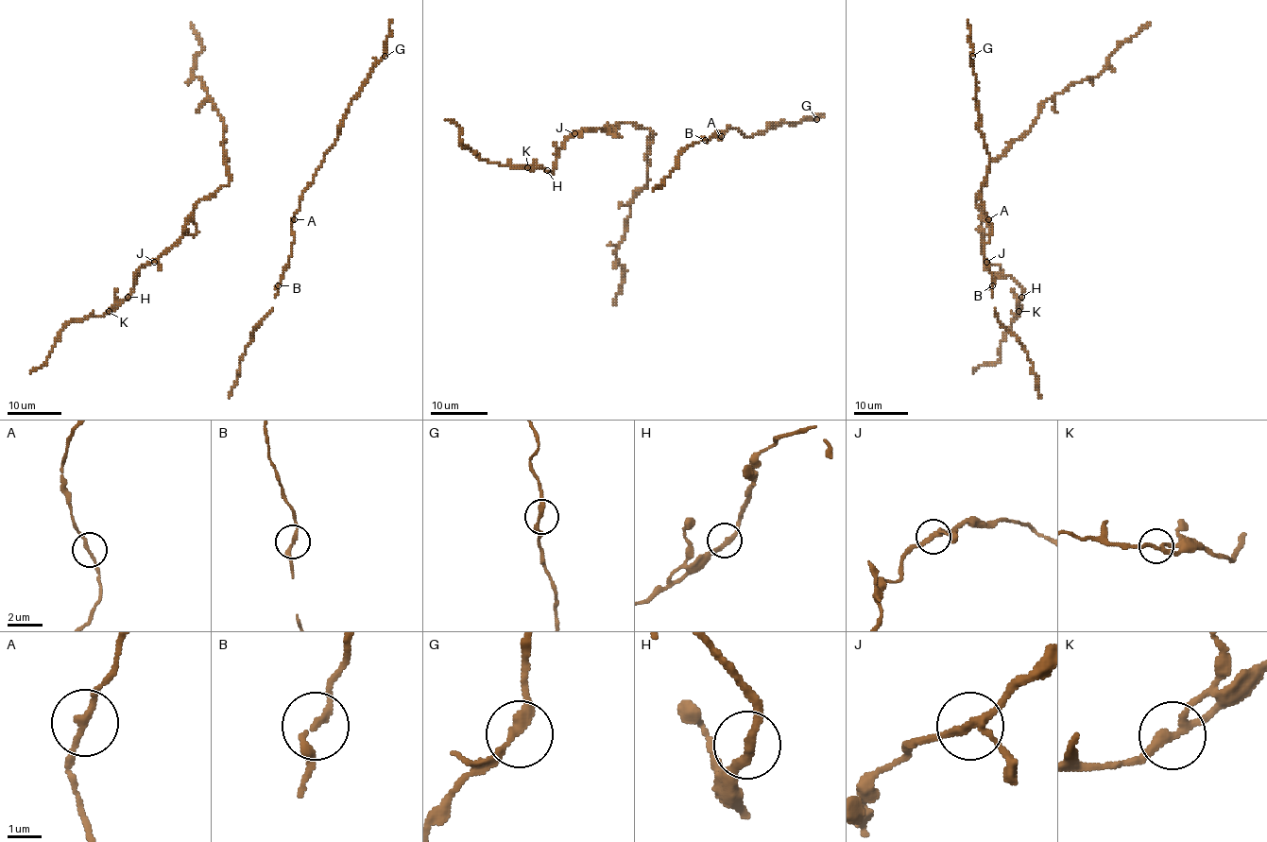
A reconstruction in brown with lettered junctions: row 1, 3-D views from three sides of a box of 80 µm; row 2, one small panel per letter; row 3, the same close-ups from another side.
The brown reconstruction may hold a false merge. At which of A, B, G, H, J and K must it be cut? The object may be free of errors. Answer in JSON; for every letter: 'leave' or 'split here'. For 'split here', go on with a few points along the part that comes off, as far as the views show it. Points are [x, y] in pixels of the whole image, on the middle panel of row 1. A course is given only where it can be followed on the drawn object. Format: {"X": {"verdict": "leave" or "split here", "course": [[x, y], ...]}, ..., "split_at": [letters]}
{"A": {"verdict": "leave"}, "B": {"verdict": "leave"}, "G": {"verdict": "leave"}, "H": {"verdict": "leave"}, "J": {"verdict": "leave"}, "K": {"verdict": "leave"}, "split_at": []}

